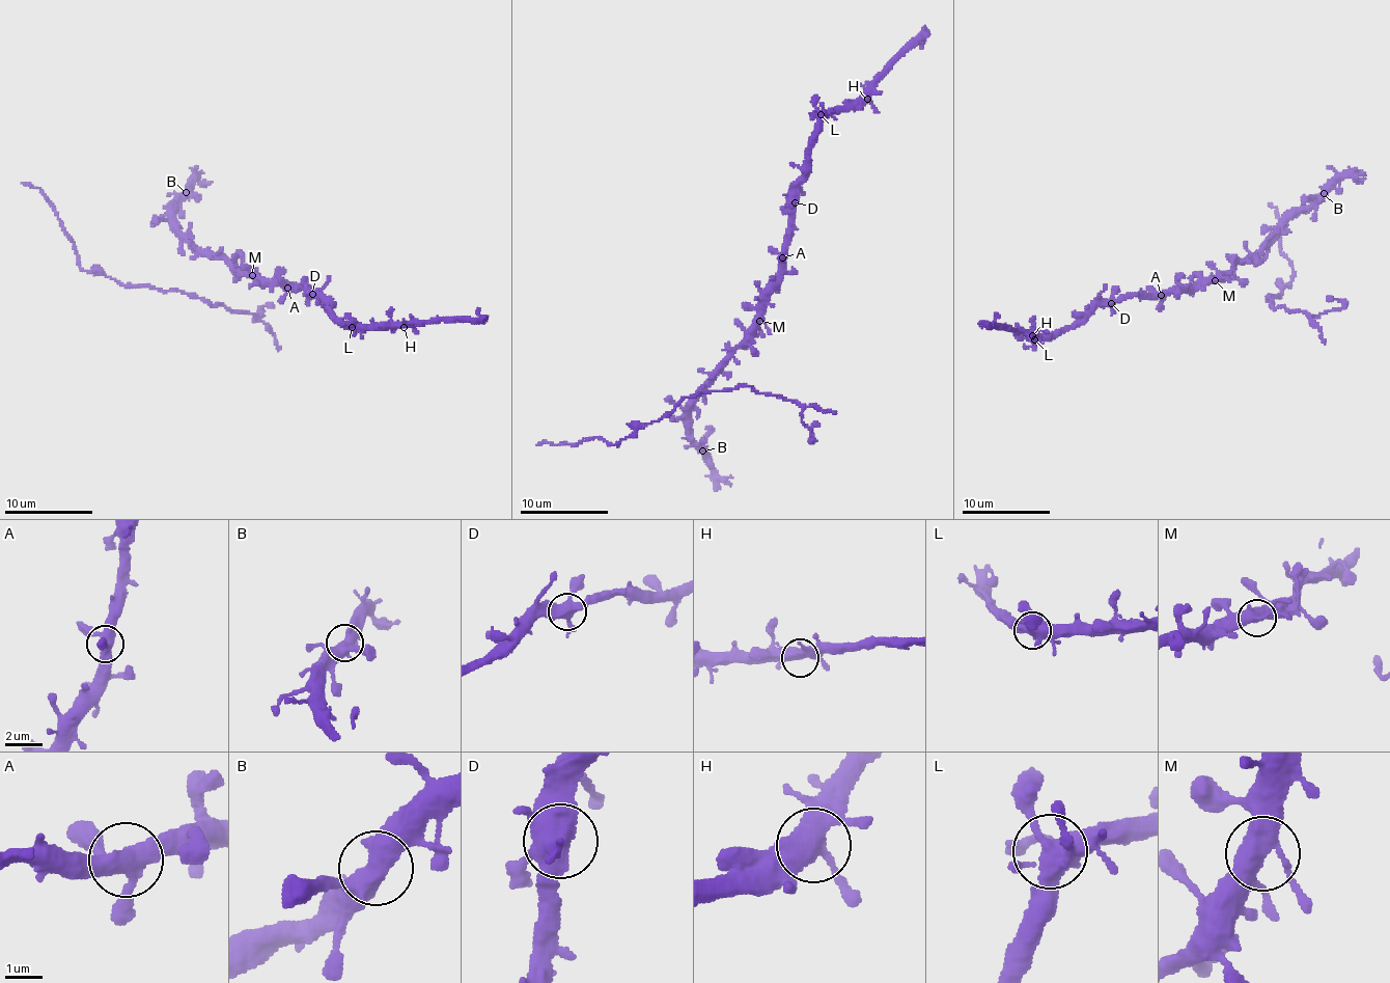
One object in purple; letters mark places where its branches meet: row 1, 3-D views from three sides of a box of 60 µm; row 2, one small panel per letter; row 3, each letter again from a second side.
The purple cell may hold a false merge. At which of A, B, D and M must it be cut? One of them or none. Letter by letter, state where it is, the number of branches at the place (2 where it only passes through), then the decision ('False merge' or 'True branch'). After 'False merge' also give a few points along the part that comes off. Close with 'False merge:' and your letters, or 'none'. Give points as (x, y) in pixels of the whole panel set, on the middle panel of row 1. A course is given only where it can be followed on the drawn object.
A: Place: (782, 257). Branches: 4. True branch
B: Place: (702, 451). Branches: 3. True branch
D: Place: (795, 202). Branches: 5. True branch
M: Place: (759, 321). Branches: 4. True branch
False merge: none

